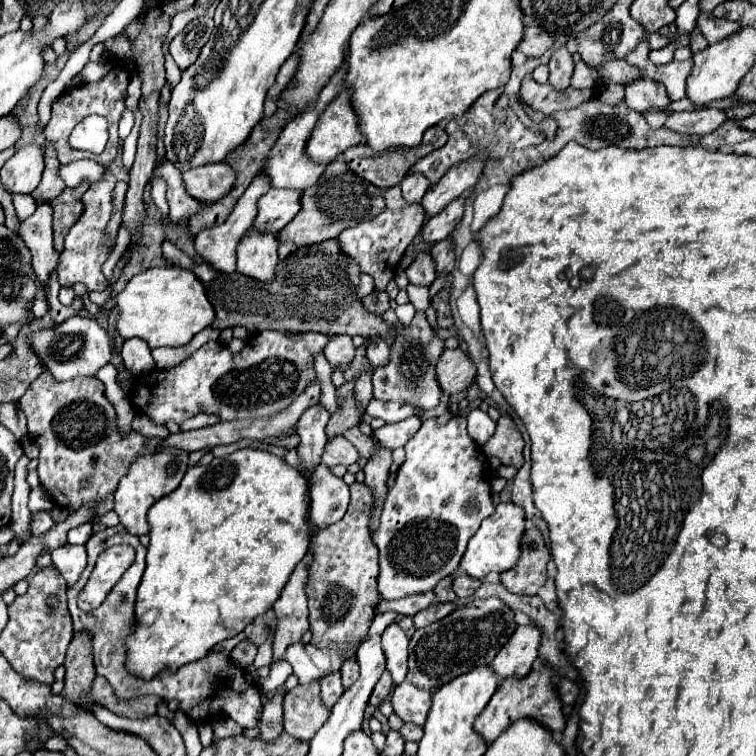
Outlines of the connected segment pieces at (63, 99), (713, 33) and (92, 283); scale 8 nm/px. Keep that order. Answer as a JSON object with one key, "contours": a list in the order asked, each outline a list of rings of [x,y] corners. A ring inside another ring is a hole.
{"contours":[[[[109,59],[109,63],[111,63],[113,69],[111,69],[109,75],[105,75],[101,81],[97,81],[97,83],[85,83],[85,85],[81,85],[81,87],[75,89],[75,91],[63,93],[63,95],[53,103],[51,121],[49,121],[49,125],[45,127],[45,131],[47,131],[45,135],[47,135],[47,141],[55,147],[57,159],[59,159],[61,165],[67,165],[67,163],[77,161],[77,159],[93,159],[93,161],[97,161],[97,163],[101,163],[101,165],[107,165],[107,163],[111,163],[111,161],[115,159],[115,155],[117,155],[117,147],[119,147],[117,123],[119,123],[121,113],[127,109],[127,107],[125,107],[125,89],[127,89],[127,85],[129,85],[129,75],[125,73],[121,61]],[[91,113],[103,115],[103,117],[107,119],[107,123],[109,123],[109,141],[107,141],[107,147],[105,147],[105,151],[103,151],[101,155],[77,153],[77,149],[73,149],[73,147],[67,143],[67,139],[69,139],[73,127],[75,127],[81,119],[85,119],[87,115],[91,115]]],[[[705,13],[703,17],[697,19],[697,25],[701,29],[701,33],[705,35],[705,39],[709,43],[717,43],[717,41],[723,41],[735,33],[741,31],[741,25],[735,25],[731,21],[715,21],[709,13]]],[[[107,171],[103,181],[91,183],[89,191],[85,193],[83,217],[73,225],[73,229],[65,237],[65,247],[63,247],[63,251],[59,255],[59,263],[57,263],[59,283],[63,287],[71,287],[77,281],[83,283],[89,291],[105,291],[109,287],[105,275],[101,273],[101,265],[107,261],[107,257],[111,253],[111,249],[107,249],[107,245],[105,245],[105,227],[111,217],[111,193],[113,193],[115,183],[117,183],[115,175]]]]}

